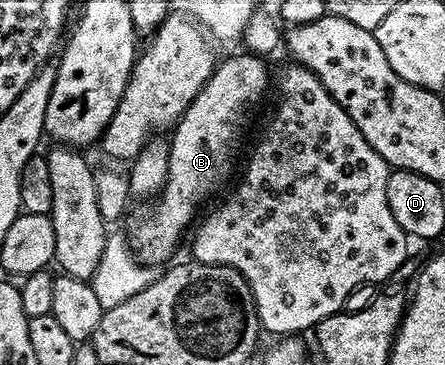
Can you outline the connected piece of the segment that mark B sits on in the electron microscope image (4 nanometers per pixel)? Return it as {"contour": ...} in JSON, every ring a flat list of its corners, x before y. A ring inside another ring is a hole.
{"contour":[[242,52,225,61,223,59,216,65,214,73,203,85,201,92,191,102,182,118,175,123,171,142,167,152,167,178,158,195,159,211,151,214,135,230,134,255,140,263,155,263,155,260,167,258,175,250,179,237,187,230,199,204,208,198,209,194,226,178,233,149,236,148,241,132,245,126,245,118,253,106,262,98,269,84,269,70,260,55]]}

